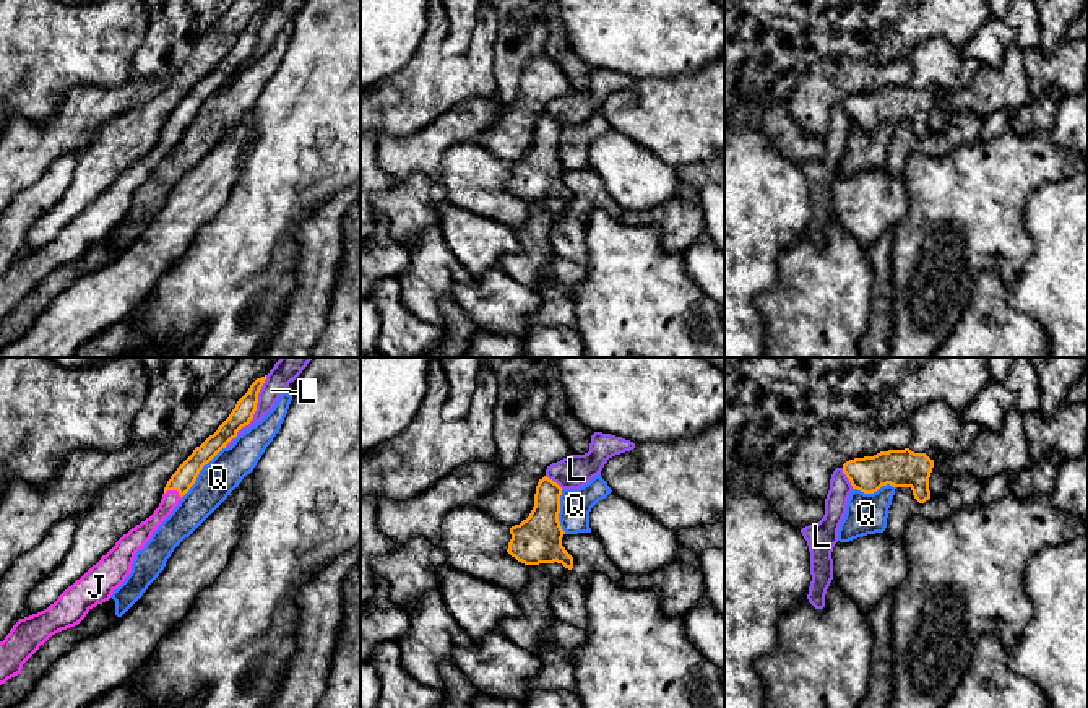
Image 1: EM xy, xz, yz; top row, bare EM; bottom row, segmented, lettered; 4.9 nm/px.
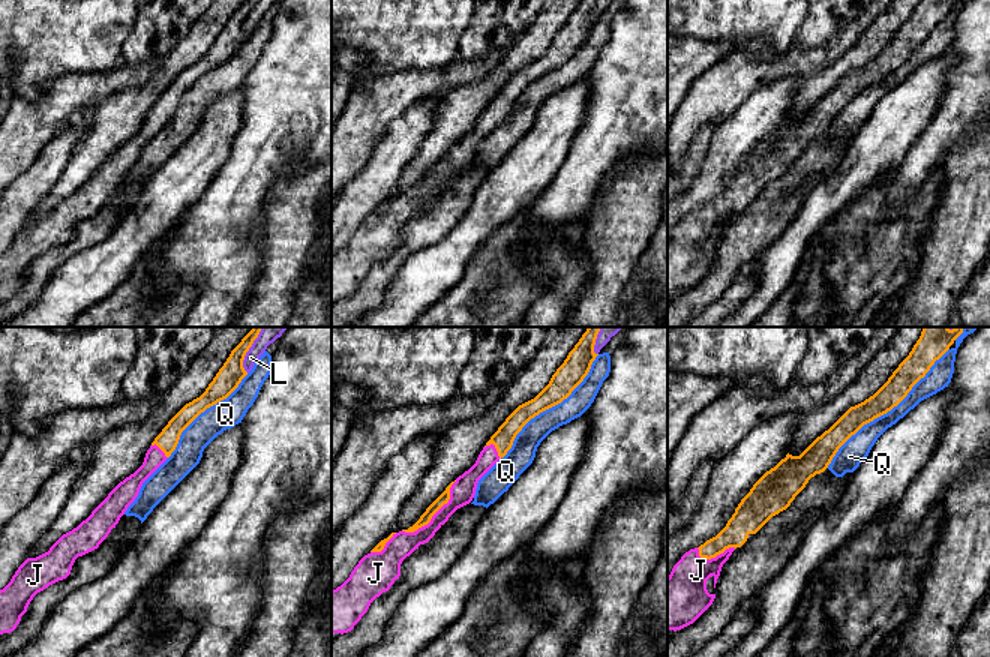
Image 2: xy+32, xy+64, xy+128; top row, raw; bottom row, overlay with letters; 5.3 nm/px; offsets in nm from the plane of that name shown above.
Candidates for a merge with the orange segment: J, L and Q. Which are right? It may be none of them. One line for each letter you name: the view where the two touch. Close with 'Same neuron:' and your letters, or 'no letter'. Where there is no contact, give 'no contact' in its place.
J: xy
Same neuron: J

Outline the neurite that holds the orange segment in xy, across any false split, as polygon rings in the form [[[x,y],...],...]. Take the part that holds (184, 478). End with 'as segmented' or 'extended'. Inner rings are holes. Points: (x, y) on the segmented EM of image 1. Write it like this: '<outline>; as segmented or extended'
[[[266,375],[257,378],[237,401],[229,417],[177,468],[164,487],[154,513],[123,534],[80,580],[68,586],[47,609],[19,619],[0,641],[0,685],[21,674],[23,664],[52,635],[78,625],[86,614],[110,599],[112,593],[132,572],[135,554],[145,547],[158,526],[172,513],[182,497],[195,484],[200,471],[237,432],[253,419],[258,393]]]; extended

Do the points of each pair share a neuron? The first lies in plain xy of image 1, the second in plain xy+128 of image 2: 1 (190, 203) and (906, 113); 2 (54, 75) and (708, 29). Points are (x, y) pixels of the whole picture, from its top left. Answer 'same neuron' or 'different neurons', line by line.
1: same neuron
2: same neuron

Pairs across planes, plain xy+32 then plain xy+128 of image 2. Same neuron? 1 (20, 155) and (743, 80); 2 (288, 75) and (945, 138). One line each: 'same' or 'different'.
1: same
2: same

